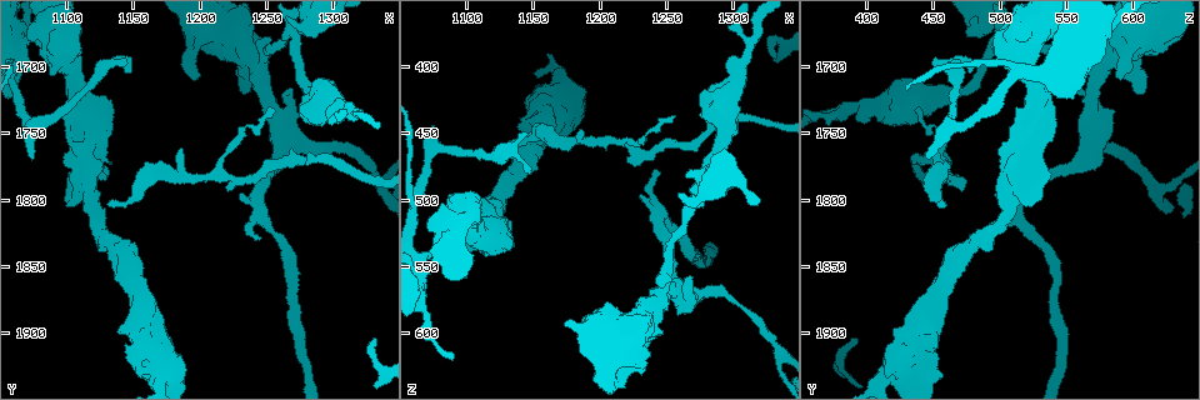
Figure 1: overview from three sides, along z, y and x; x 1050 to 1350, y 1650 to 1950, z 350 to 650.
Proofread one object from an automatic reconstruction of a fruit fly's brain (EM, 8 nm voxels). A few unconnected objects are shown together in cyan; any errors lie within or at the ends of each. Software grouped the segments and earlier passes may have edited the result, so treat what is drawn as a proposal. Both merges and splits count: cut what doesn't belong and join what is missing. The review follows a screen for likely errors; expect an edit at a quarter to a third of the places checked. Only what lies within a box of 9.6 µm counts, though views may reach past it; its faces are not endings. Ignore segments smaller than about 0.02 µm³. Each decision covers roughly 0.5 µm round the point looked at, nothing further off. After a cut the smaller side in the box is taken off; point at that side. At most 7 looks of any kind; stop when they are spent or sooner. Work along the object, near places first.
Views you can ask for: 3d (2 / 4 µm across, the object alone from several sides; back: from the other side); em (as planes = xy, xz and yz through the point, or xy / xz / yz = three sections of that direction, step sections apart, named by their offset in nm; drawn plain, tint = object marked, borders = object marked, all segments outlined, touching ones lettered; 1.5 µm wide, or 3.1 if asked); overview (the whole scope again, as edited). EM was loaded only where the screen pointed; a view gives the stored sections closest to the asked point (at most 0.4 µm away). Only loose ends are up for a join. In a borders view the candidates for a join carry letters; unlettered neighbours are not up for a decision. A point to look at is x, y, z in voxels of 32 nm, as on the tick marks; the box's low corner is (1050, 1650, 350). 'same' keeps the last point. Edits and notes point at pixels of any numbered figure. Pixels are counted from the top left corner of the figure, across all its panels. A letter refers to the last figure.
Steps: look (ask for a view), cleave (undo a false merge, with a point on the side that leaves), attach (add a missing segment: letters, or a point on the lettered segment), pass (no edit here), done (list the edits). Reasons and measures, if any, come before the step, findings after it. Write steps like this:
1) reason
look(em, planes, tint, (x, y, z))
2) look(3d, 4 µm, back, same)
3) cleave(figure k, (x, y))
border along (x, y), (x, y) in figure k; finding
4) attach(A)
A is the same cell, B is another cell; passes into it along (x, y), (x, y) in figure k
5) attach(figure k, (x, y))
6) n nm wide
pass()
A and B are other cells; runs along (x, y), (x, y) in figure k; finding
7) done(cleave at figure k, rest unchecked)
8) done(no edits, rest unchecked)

an open end
look(em, xy, step 4, tint, (1076, 1768, 446))

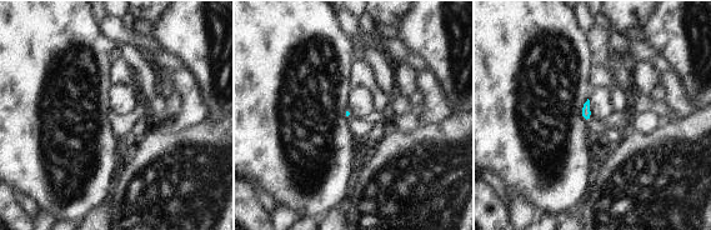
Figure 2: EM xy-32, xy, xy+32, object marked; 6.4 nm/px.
another direction
look(em, yz, step 8, borders, same)

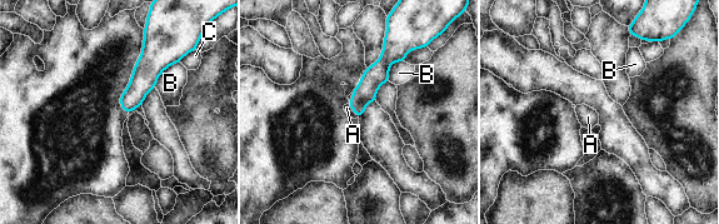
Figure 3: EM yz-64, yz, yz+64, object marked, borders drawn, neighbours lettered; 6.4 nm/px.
140 nm wide
attach(figure 3, (346, 108))
A is the same cell, B and C are other cells; the cell continues

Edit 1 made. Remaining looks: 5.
see it whole again
look(overview)

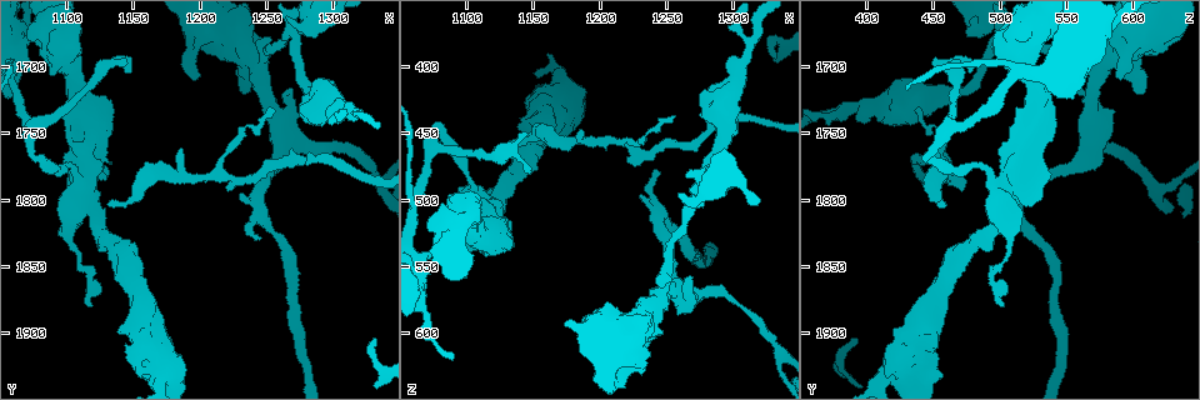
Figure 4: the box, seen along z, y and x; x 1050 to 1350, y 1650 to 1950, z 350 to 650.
free end
look(3d, 2 µm, (1134, 1802, 460))

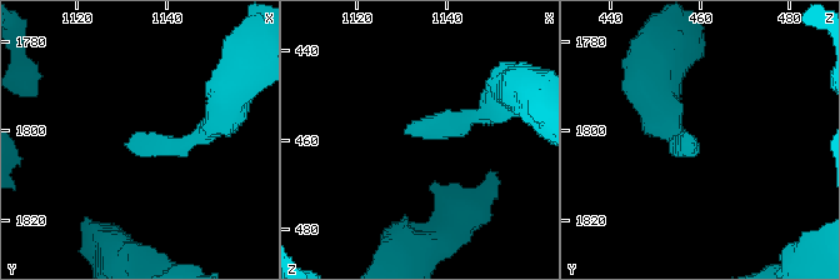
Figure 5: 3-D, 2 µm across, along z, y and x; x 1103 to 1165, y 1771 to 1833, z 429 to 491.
look(em, planes, plain, (1132, 1802, 459))

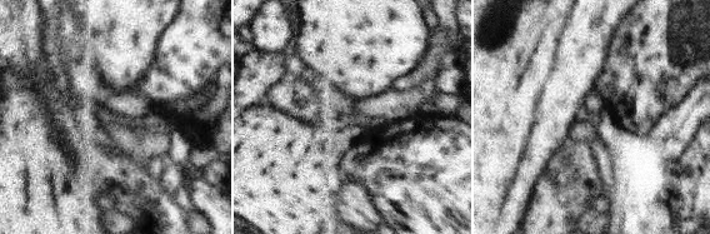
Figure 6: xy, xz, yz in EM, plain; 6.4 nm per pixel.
look(em, planes, borders, same)

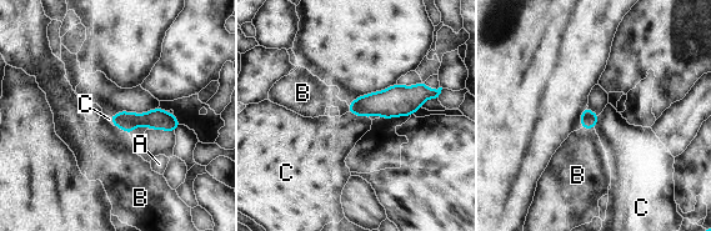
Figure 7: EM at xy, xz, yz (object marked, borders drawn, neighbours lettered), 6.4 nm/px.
pass()
A, B and C are other cells; no lettered segment goes on from it

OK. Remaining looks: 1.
free end
look(em, planes, borders, (1188, 1762, 448))

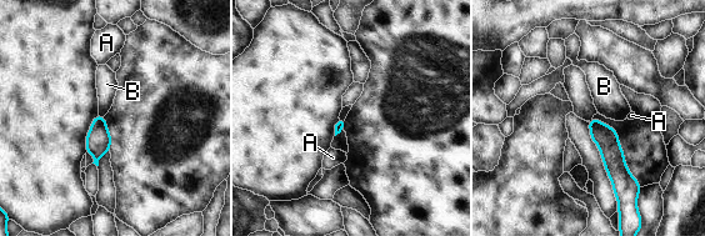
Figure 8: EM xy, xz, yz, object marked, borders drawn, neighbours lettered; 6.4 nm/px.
B touches over 80 nm
pass()
A and B are other cells; runs along (593, 122), (628, 182) in figure 8; no lettered segment goes on from it

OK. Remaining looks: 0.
done(attach at figure 3, rest unchecked)

